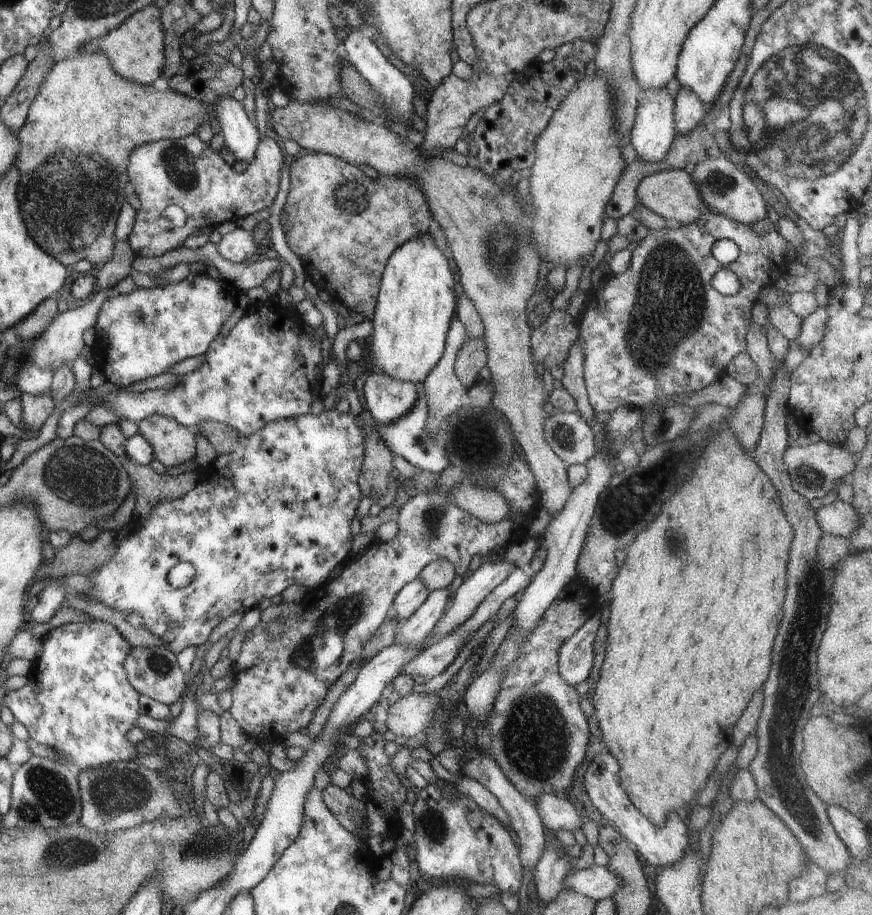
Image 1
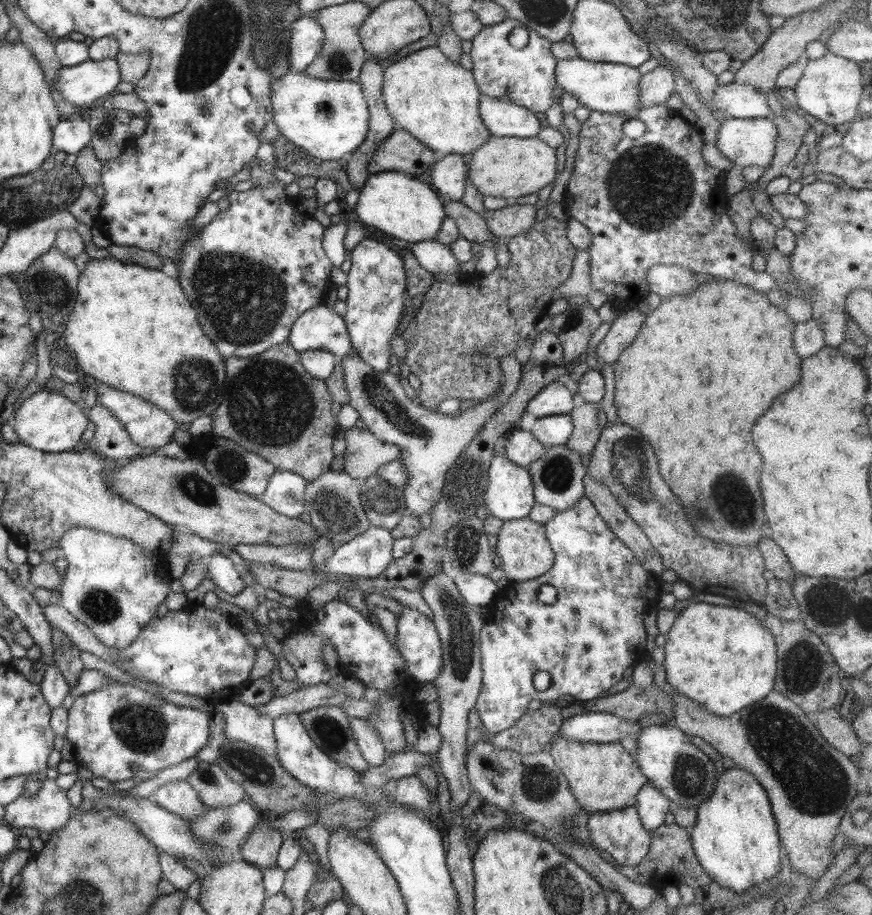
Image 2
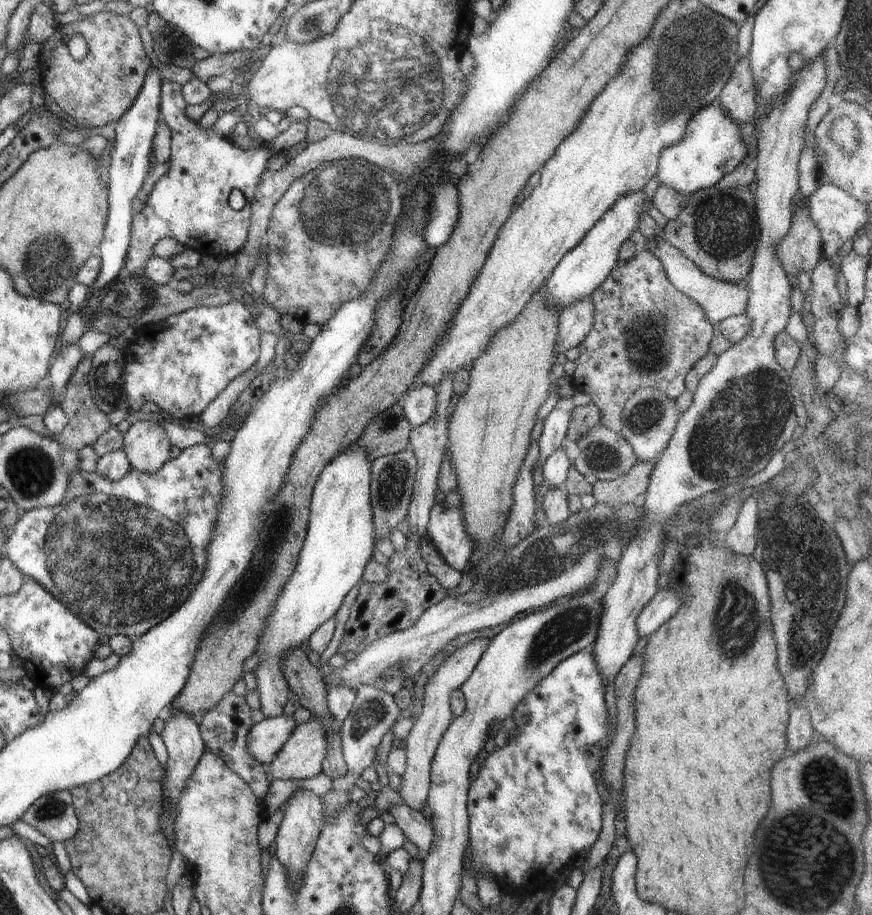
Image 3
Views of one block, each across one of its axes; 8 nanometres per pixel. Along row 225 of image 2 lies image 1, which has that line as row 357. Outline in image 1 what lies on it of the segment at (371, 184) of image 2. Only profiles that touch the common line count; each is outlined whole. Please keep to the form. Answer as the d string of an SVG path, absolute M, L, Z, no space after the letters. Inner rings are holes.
M430 232L421 233L404 242L389 257L381 279L375 312L370 319L374 325L369 357L372 373L383 373L399 382L424 383L443 356L449 327L456 311L455 273L449 252L440 251L435 246Z

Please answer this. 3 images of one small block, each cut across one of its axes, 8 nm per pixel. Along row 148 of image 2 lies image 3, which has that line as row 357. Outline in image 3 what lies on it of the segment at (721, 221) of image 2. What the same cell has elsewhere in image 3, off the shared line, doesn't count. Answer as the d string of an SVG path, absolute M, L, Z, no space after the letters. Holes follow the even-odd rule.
M644 248L630 260L619 260L591 297L595 304L593 325L586 338L577 346L579 356L574 361L576 369L571 376L572 384L575 391L590 394L591 402L601 412L599 424L620 432L624 405L636 389L660 389L661 393L674 400L685 391L686 374L709 352L715 327L709 322L702 306L670 282L662 261L651 248Z

